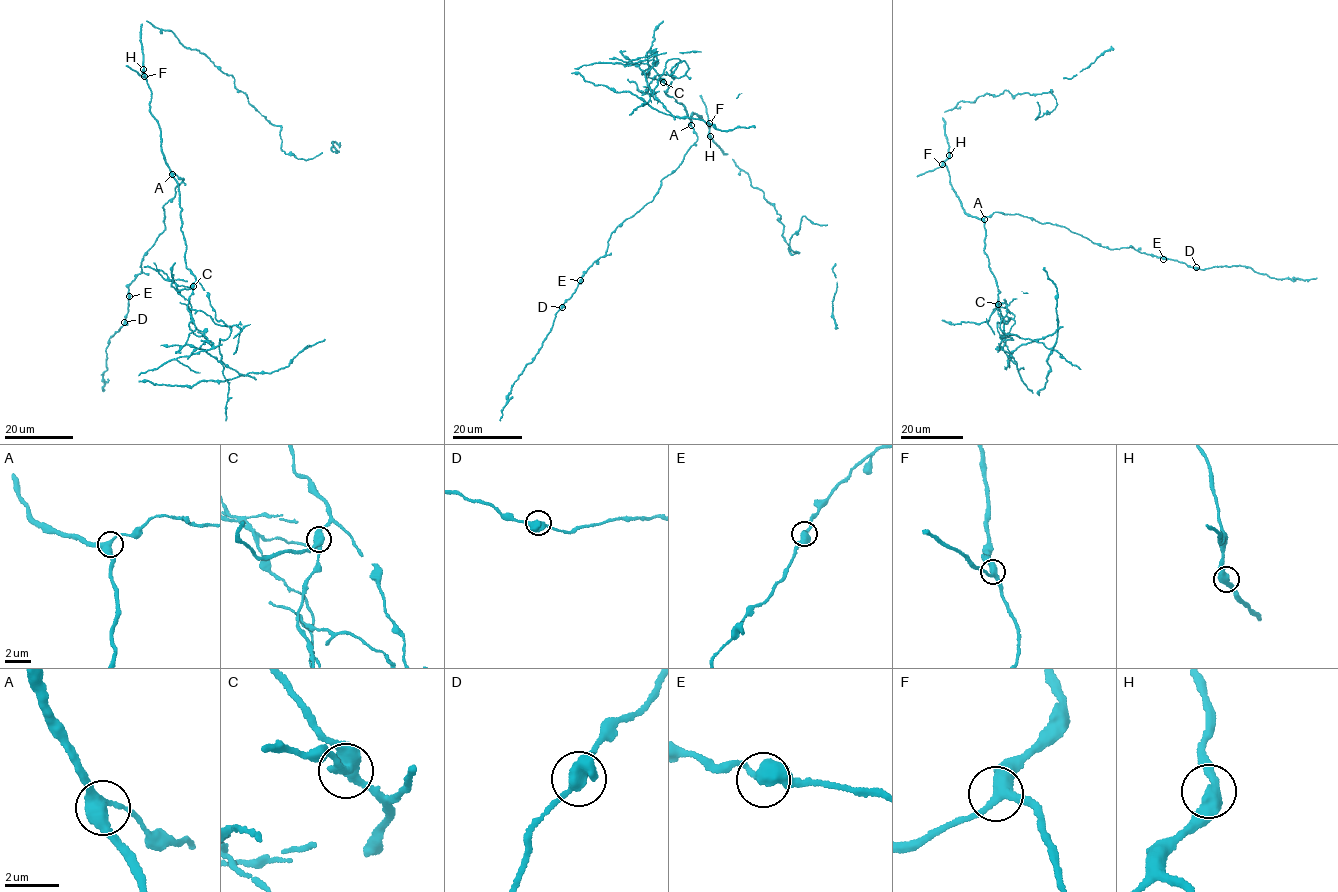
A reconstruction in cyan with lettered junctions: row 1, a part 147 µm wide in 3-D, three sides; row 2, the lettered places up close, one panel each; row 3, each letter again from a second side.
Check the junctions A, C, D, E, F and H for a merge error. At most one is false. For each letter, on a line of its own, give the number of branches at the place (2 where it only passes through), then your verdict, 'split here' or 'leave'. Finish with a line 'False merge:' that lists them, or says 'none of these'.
A: branches 3; leave
C: branches 3; split here
D: branches 3; leave
E: branches 2; leave
F: branches 3; leave
H: branches 2; leave
False merge: C

